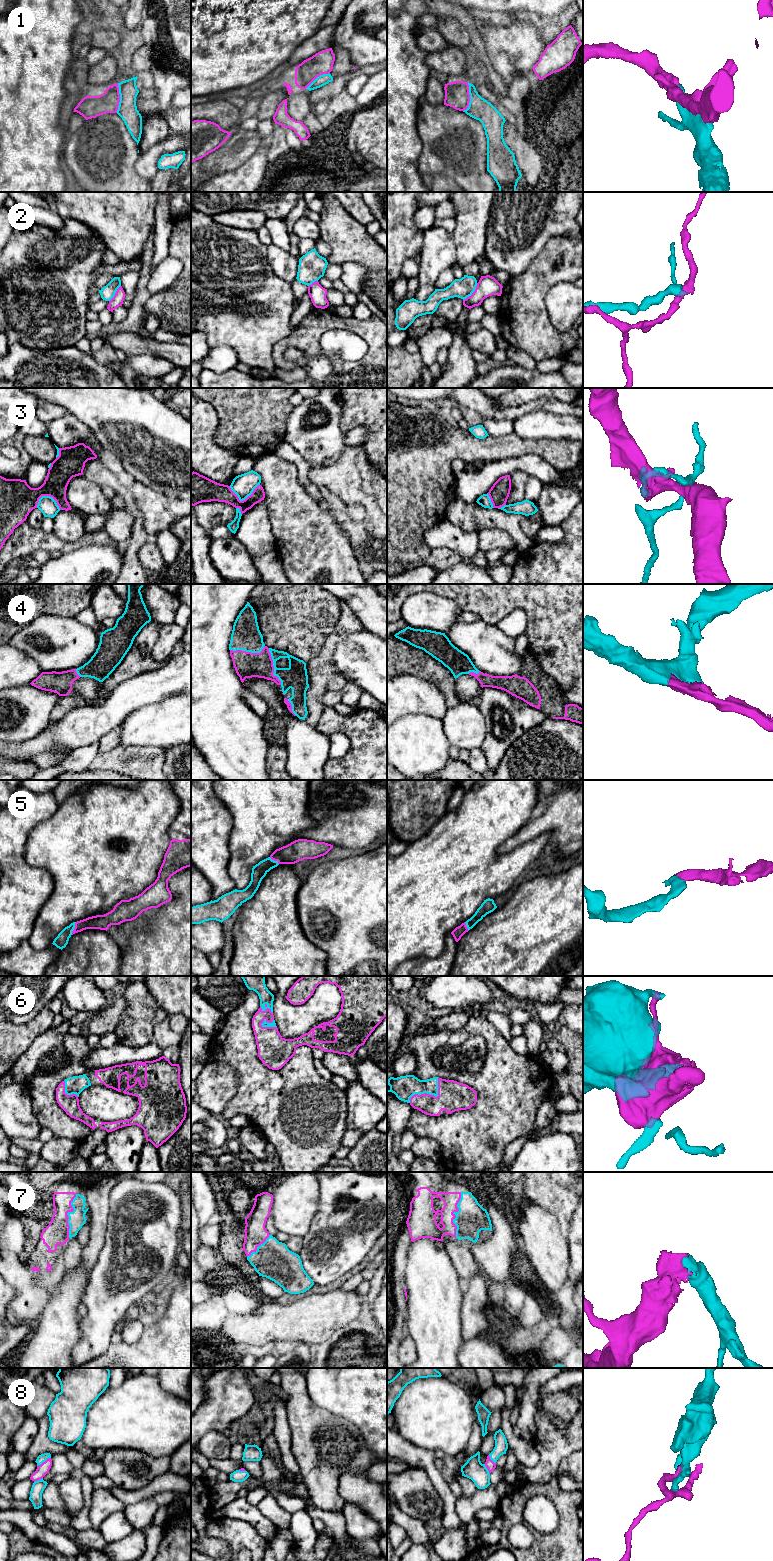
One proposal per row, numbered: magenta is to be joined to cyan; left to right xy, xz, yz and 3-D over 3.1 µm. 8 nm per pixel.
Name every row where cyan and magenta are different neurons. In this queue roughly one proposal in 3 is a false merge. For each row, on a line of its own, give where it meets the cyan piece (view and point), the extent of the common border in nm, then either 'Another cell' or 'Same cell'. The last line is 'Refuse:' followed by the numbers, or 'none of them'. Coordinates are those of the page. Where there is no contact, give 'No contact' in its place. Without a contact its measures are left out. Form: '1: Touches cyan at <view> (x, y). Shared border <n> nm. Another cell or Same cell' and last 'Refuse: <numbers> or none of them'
1: Touches cyan at yz (470, 97). Shared border 240 nm. Another cell
2: Touches cyan at yz (472, 292). Shared border 180 nm. Another cell
3: Touches cyan at xz (243, 499). Shared border 240 nm. Another cell
4: Touches cyan at xz (274, 667). Shared border 320 nm. Same cell
5: Touches cyan at xy (73, 928). Shared border 110 nm. Same cell
6: Touches cyan at yz (430, 1094). Shared border 300 nm. Same cell
7: Touches cyan at yz (454, 1213). Shared border 380 nm. Same cell
8: Touches cyan at xy (43, 1461). Shared border 130 nm. Same cell
Refuse: 1, 2, 3

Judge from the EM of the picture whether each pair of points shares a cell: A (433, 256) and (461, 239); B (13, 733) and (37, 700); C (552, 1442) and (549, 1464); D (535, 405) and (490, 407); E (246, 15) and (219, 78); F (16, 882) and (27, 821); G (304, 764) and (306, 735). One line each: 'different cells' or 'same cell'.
A: different cells
B: same cell
C: same cell
D: same cell
E: same cell
F: same cell
G: same cell

